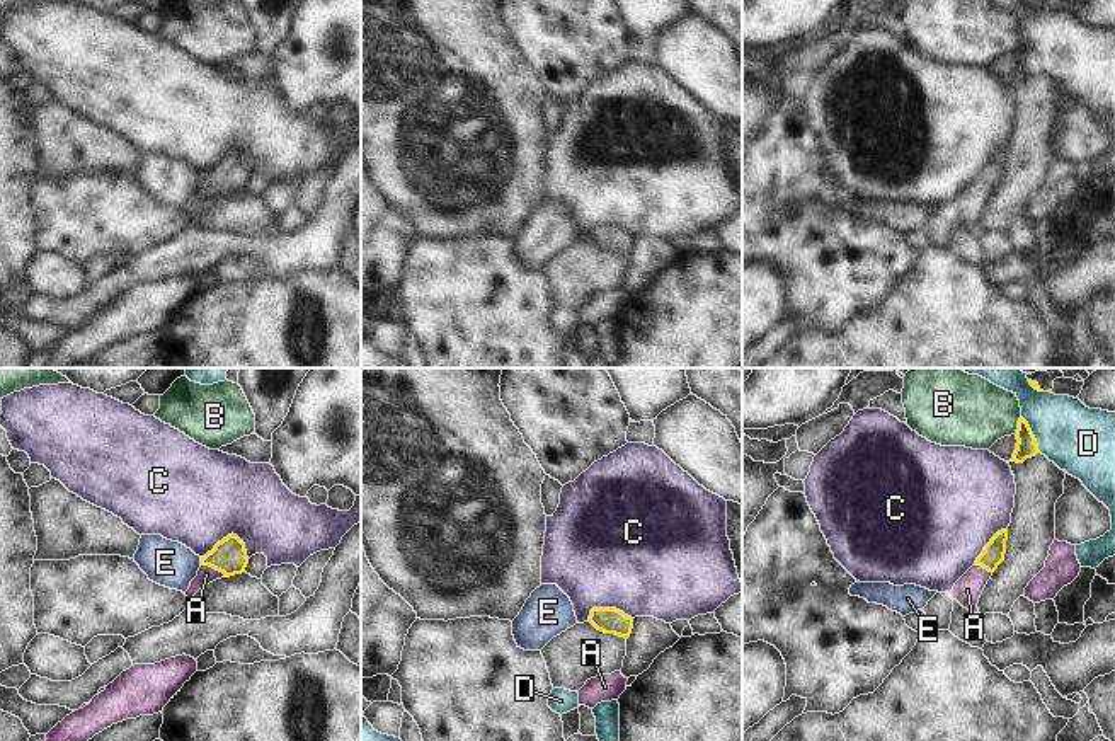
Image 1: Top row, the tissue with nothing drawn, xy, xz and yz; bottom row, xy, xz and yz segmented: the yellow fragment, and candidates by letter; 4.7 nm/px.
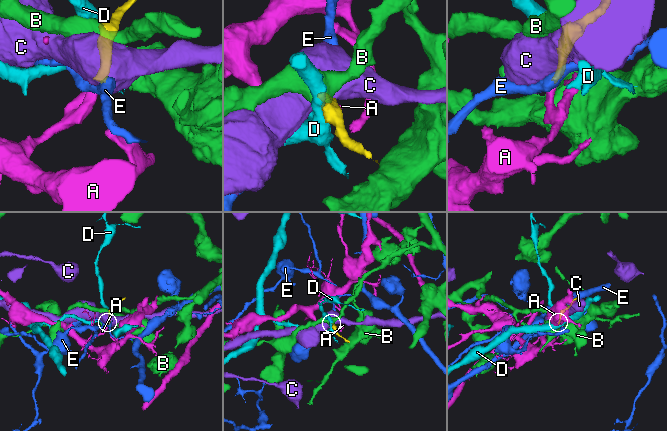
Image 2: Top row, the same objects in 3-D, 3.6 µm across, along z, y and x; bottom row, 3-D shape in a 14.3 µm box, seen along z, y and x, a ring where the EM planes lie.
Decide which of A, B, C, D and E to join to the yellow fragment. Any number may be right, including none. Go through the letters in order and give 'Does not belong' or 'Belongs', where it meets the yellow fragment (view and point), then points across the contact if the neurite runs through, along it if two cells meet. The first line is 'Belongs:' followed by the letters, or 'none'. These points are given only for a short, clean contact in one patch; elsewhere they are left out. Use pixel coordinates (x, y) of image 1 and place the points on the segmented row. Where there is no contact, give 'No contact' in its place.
Belongs: A
A: Belongs. Touches yellow at xy (215, 568). Path across: xy (228, 556), (215, 568), (206, 574)
B: Does not belong. Touches yellow at yz (1018, 425). Boundary: yz (1020, 416), (1015, 433)
C: Does not belong. Touches yellow at xy (230, 535)
D: Does not belong. Touches yellow at yz (1032, 435). Boundary: yz (1022, 416), (1040, 452)
E: Does not belong. Touches yellow at xy (201, 561). Boundary: xy (200, 557), (201, 564)

